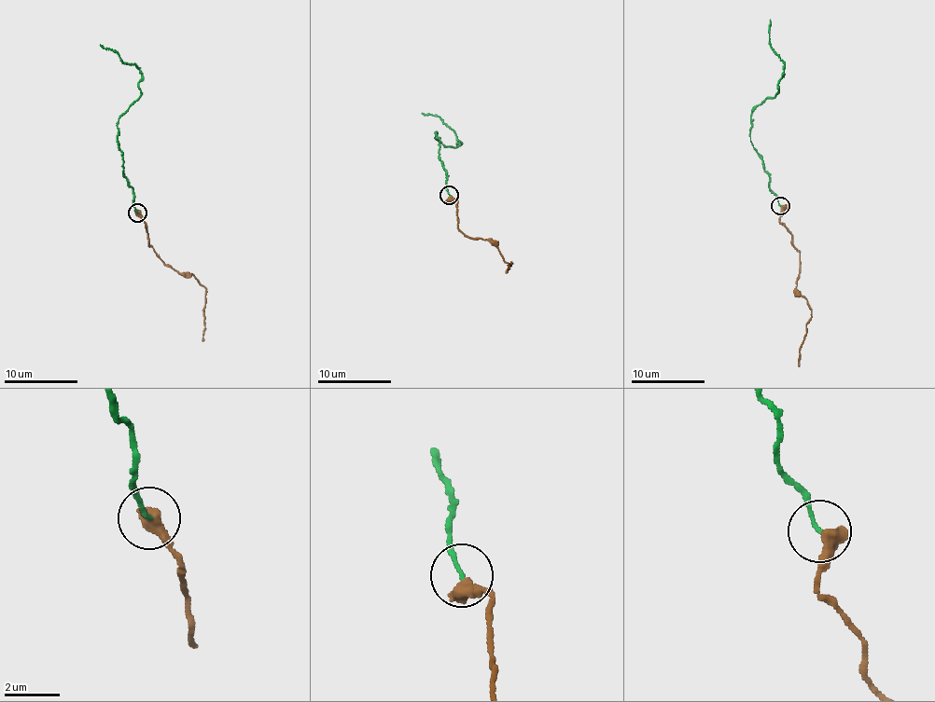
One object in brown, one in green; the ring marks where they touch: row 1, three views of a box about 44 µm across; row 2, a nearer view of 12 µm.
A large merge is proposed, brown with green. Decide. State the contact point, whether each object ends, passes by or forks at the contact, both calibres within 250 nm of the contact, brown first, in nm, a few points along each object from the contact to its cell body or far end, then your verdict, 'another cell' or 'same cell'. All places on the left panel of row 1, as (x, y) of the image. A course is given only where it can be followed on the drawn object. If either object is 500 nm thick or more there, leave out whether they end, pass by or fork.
(137, 213) | 600/130 nm | brown via (138, 212), (154, 252), (166, 264), (195, 277), (204, 287), (205, 323), (202, 341) | green via (138, 212), (133, 188), (128, 185), (124, 175), (117, 123), (142, 93), (138, 84), (142, 71), (101, 44) | same cell

